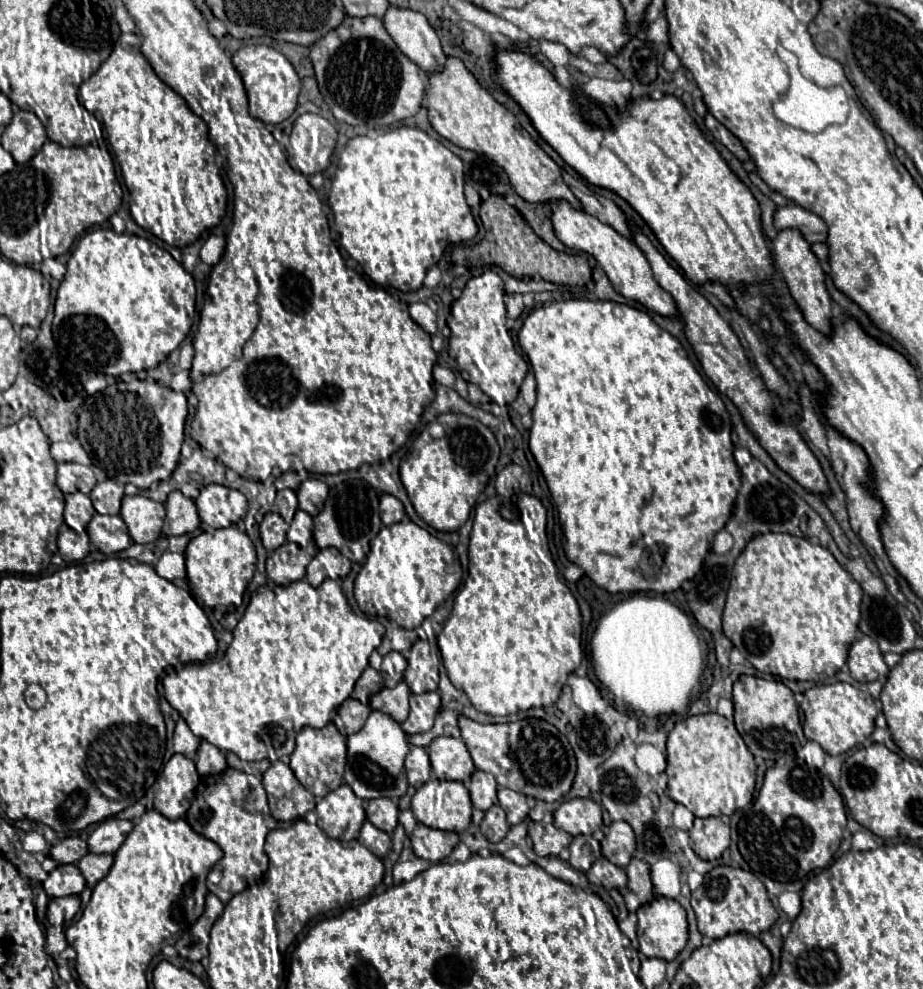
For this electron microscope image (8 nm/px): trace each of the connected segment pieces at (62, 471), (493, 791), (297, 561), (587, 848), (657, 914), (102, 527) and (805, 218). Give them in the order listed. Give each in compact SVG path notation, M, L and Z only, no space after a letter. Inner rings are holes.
M61 463L57 467L57 487L63 493L91 493L91 489L97 485L95 473L89 465L81 463Z
M475 771L471 777L471 803L475 809L487 811L491 805L497 803L497 781L491 773Z
M283 543L275 549L266 560L267 578L275 585L295 583L305 577L305 567L309 563L309 555L301 551L297 543Z
M577 835L569 845L569 863L577 871L589 871L591 863L601 857L601 845L591 835Z
M657 897L651 903L639 907L637 917L639 917L639 927L637 927L639 949L645 957L657 957L663 961L673 961L683 951L683 947L687 945L689 931L687 931L685 909L675 899Z
M95 515L87 525L91 543L105 555L119 553L131 545L127 525L119 515Z
M793 203L777 209L775 227L777 229L787 229L787 227L799 229L809 243L827 241L827 225L823 223L823 219L819 219L819 215L807 211L799 205L793 205Z

